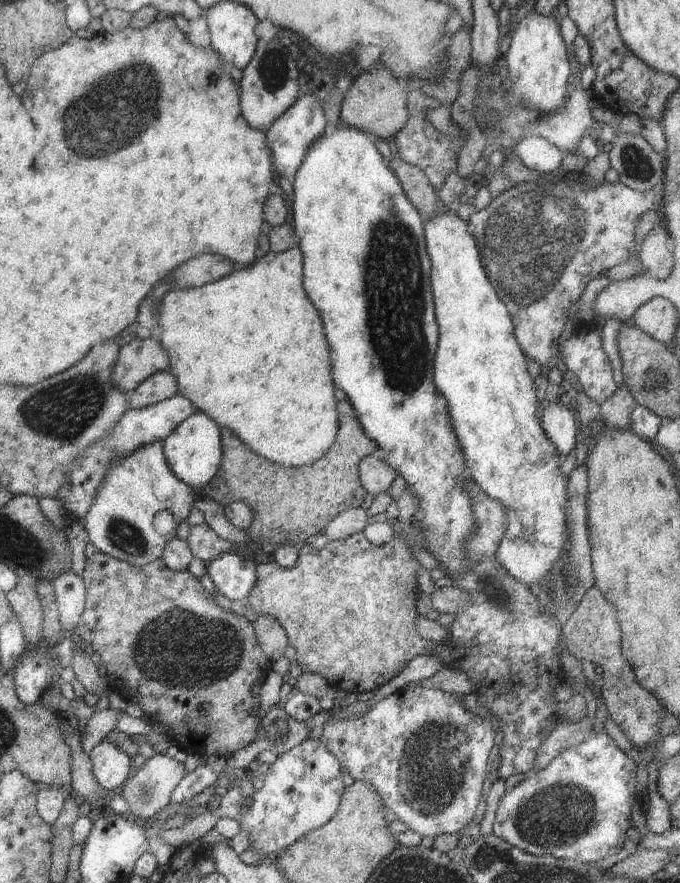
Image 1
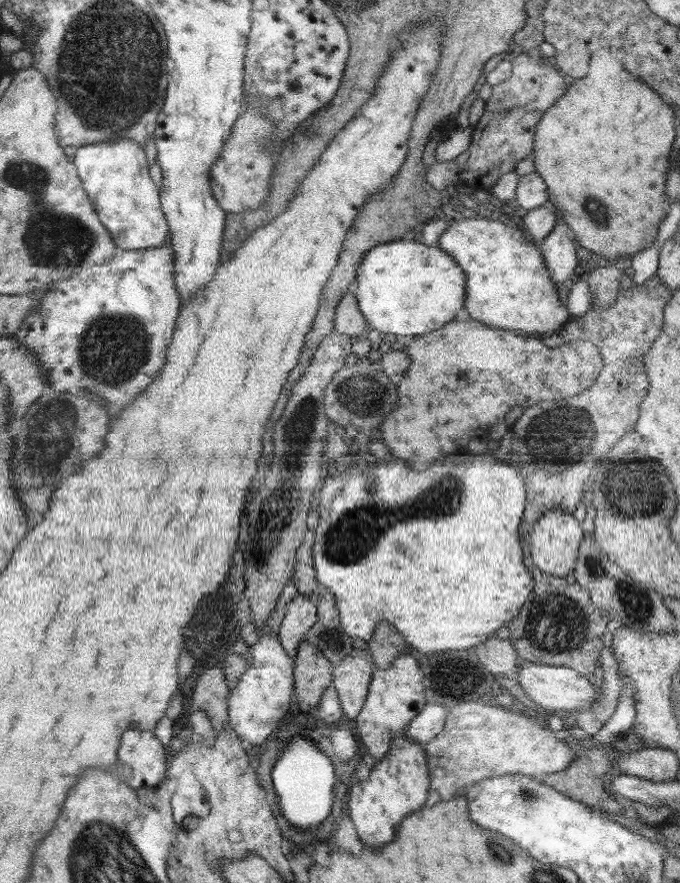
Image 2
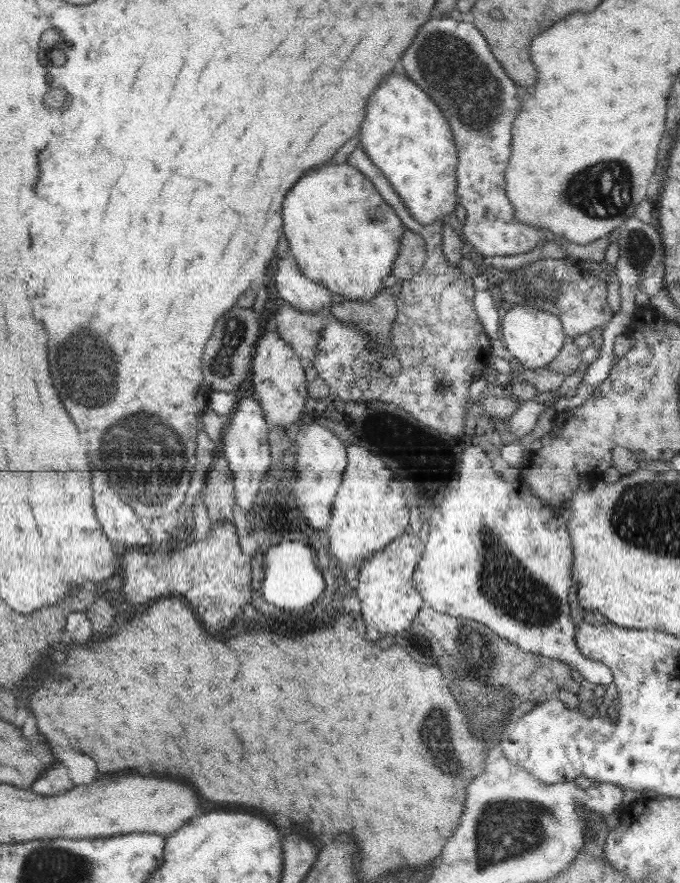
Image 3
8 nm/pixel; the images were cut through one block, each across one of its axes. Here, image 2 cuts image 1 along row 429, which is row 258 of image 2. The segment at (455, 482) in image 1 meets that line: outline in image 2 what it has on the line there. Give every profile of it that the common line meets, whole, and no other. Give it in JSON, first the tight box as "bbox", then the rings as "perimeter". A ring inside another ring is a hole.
{"bbox":[355,238,466,339],"perimeter":[[[410,238],[380,243],[366,251],[356,280],[358,280],[358,288],[355,293],[357,306],[360,313],[364,315],[368,326],[384,332],[384,334],[395,334],[398,338],[407,339],[438,330],[446,322],[454,320],[459,310],[464,309],[466,294],[464,270],[458,266],[452,256],[439,246],[428,246]]]}

